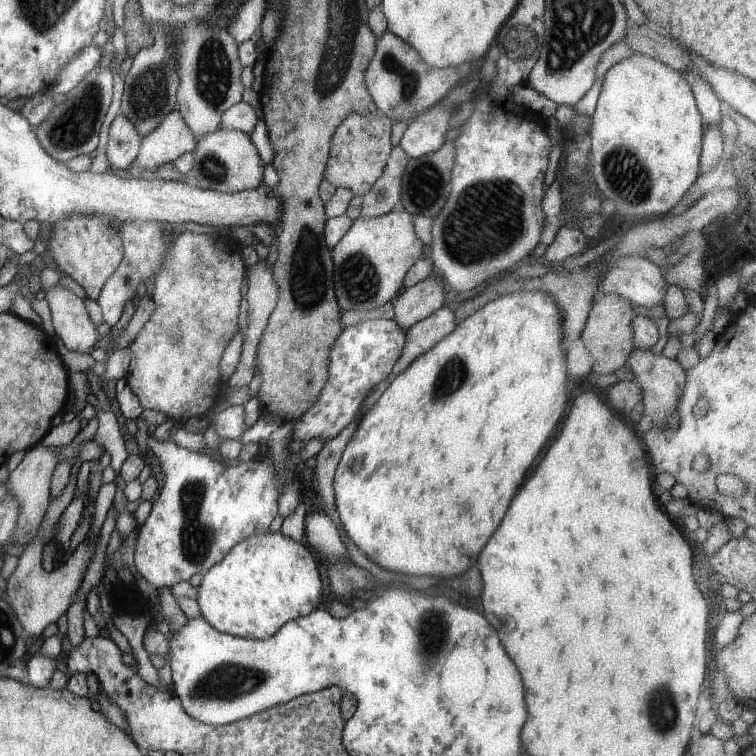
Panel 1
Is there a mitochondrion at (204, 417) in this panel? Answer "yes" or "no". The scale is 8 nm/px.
no

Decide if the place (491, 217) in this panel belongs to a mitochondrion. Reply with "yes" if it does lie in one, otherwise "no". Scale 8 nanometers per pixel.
yes

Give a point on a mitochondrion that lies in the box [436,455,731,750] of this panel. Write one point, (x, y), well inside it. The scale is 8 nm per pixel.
(662, 710)

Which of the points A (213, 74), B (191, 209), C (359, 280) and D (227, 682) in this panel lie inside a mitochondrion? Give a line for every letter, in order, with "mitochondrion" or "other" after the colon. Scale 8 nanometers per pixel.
A: mitochondrion
B: other
C: mitochondrion
D: mitochondrion

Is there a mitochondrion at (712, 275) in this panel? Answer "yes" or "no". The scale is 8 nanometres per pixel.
no

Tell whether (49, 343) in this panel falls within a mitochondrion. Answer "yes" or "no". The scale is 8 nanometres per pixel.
no

